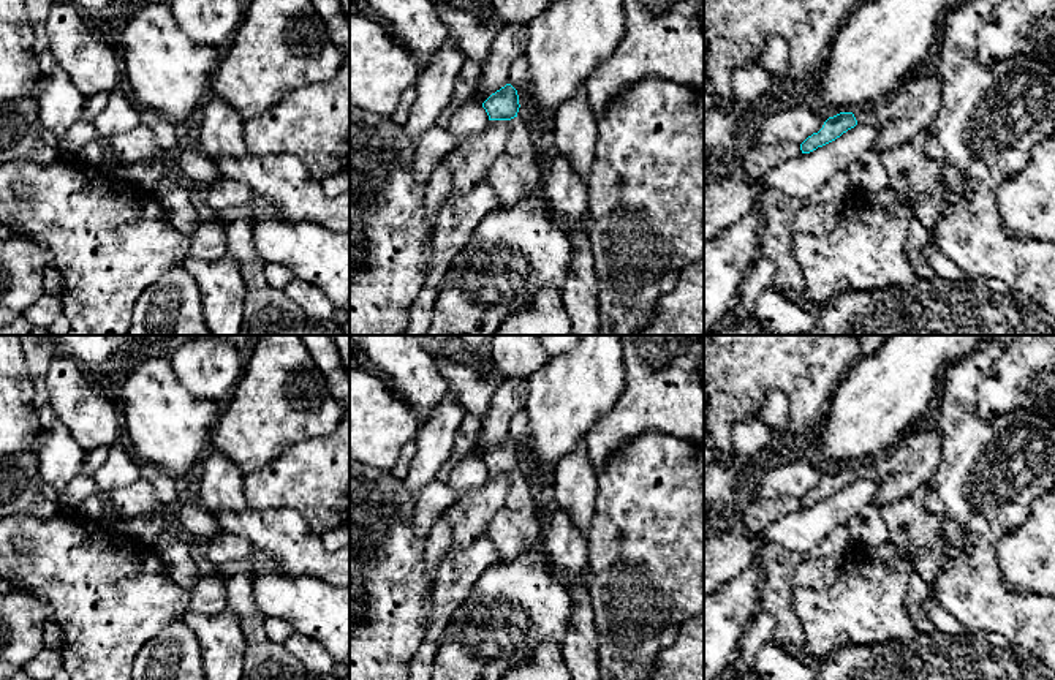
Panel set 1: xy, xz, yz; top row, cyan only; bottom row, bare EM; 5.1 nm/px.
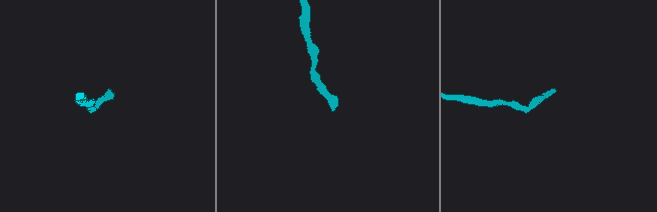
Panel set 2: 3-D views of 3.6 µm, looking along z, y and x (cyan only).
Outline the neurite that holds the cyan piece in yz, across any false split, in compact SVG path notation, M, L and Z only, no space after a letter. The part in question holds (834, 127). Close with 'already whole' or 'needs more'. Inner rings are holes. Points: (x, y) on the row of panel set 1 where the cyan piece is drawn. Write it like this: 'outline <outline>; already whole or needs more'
outline M930 66L922 68L881 101L829 117L818 133L813 133L800 144L800 150L810 153L835 141L857 123L879 125L881 133L873 150L878 153L892 150L919 133L930 131L938 119L941 101L940 77Z; needs more

